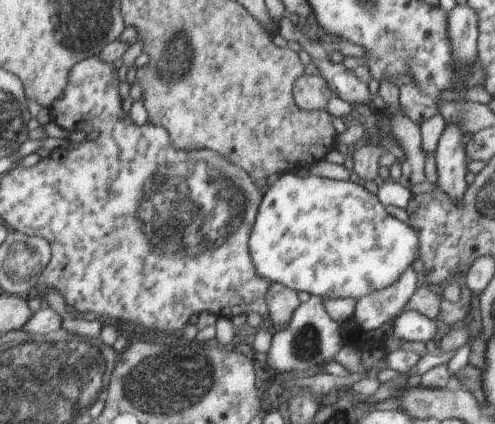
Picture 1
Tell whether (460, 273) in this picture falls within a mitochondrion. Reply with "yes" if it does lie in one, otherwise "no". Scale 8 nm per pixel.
no

